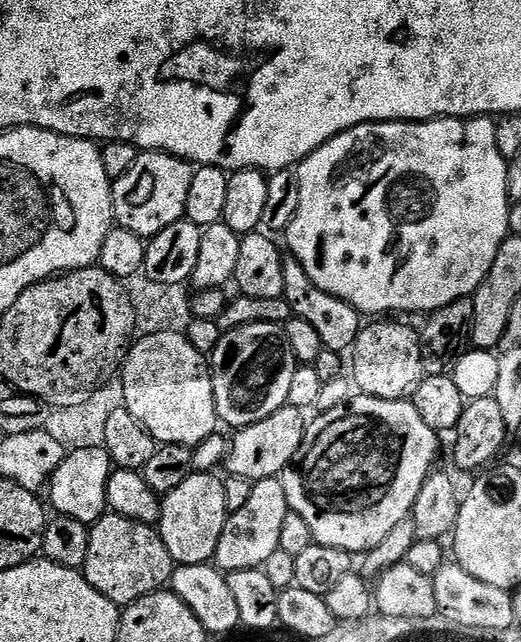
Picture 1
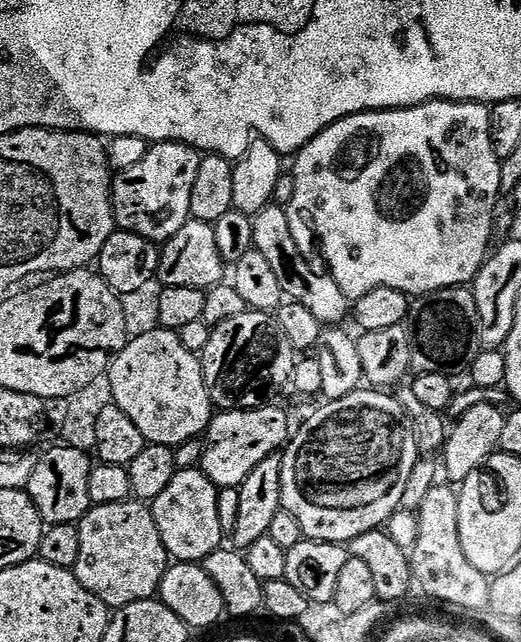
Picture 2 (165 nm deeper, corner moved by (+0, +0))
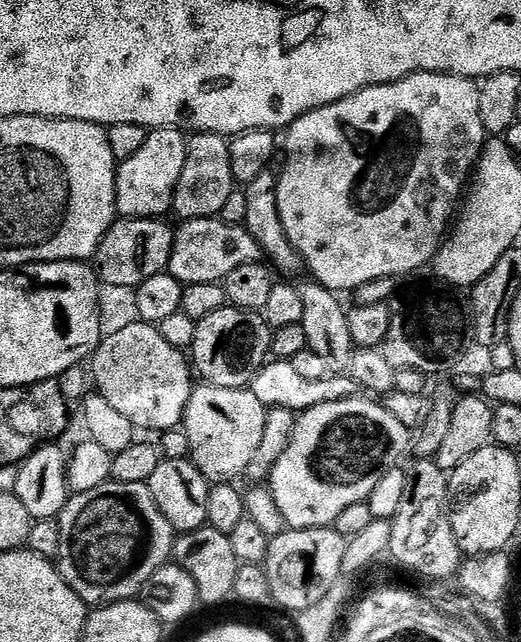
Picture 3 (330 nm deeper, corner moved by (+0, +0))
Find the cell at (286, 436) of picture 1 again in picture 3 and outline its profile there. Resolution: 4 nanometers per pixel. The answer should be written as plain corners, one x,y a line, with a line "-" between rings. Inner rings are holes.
197,383
190,394
182,425
192,463
210,482
239,481
261,445
266,420
264,405
248,388
219,388

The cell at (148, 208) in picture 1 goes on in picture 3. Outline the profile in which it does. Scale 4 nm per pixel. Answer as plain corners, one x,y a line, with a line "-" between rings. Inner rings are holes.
154,128
149,131
146,143
143,144
142,150
138,150
138,154
134,154
134,158
126,158
119,161
116,170
116,210
121,217
129,220
155,220
157,218
167,217
167,212
171,213
174,208
176,198
176,187
178,186
178,178
182,178
182,166
186,166
186,154
188,153
188,140
185,133
178,128

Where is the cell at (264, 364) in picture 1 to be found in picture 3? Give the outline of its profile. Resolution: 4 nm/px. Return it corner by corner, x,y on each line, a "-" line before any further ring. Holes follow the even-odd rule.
225,306
196,321
190,349
190,364
195,375
210,386
248,388
272,355
273,329
260,312

